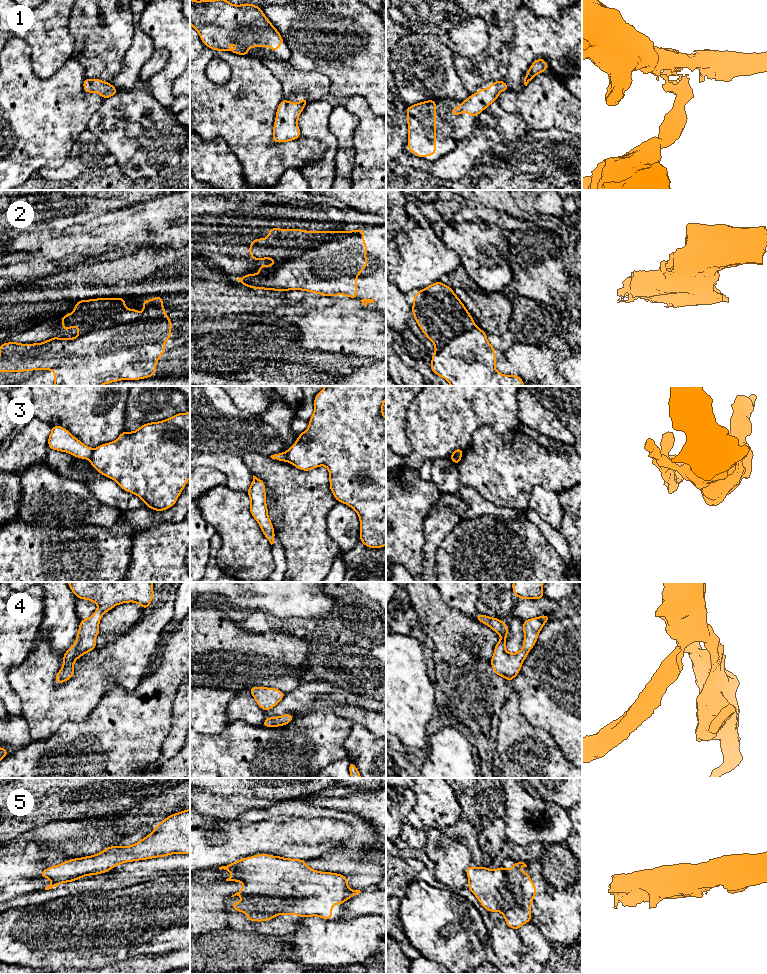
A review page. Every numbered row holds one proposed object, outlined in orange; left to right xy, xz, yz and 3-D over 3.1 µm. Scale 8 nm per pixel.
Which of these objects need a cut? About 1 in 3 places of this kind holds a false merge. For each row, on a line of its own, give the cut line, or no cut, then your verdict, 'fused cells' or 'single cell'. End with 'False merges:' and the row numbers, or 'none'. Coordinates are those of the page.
1: no cut | single cell
2: xz (340, 231), (337, 236), (281, 261), (267, 274), (259, 273) | fused cells
3: xz (284, 452), (287, 461) | fused cells
4: no cut | single cell
5: no cut | single cell
False merges: 2, 3

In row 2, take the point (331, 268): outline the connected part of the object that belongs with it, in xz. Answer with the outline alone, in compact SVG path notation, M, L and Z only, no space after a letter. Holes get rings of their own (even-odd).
M364 229L340 231L338 237L281 262L268 275L248 273L236 280L253 289L301 290L357 299L357 276L368 264L367 251Z

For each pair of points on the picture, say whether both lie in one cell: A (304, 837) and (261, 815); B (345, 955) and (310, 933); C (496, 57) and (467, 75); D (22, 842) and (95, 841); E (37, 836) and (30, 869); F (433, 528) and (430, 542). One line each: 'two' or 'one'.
A: two
B: one
C: one
D: one
E: two
F: one

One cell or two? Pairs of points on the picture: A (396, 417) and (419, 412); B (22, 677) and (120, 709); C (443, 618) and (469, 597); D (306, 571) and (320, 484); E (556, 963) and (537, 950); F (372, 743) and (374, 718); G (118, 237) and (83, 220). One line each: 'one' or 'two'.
A: two
B: two
C: two
D: one
E: two
F: two
G: one

